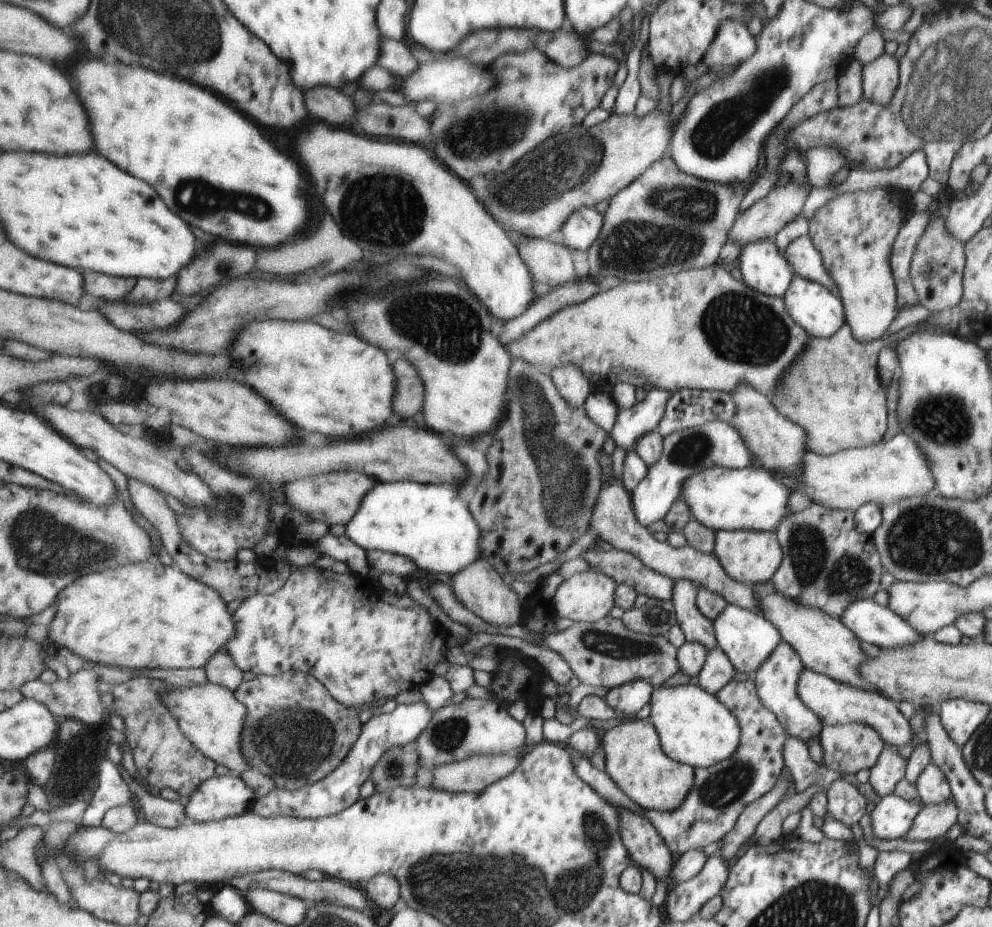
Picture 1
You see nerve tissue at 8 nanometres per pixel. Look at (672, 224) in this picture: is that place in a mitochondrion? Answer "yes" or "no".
yes

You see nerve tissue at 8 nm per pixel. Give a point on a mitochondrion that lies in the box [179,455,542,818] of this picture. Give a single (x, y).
(302, 740)

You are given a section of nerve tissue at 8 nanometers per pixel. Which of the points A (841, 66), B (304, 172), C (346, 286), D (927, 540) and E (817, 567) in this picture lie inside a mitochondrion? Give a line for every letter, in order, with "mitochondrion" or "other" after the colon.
A: other
B: other
C: other
D: mitochondrion
E: mitochondrion

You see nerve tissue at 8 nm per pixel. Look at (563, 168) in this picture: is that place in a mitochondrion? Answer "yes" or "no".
yes

